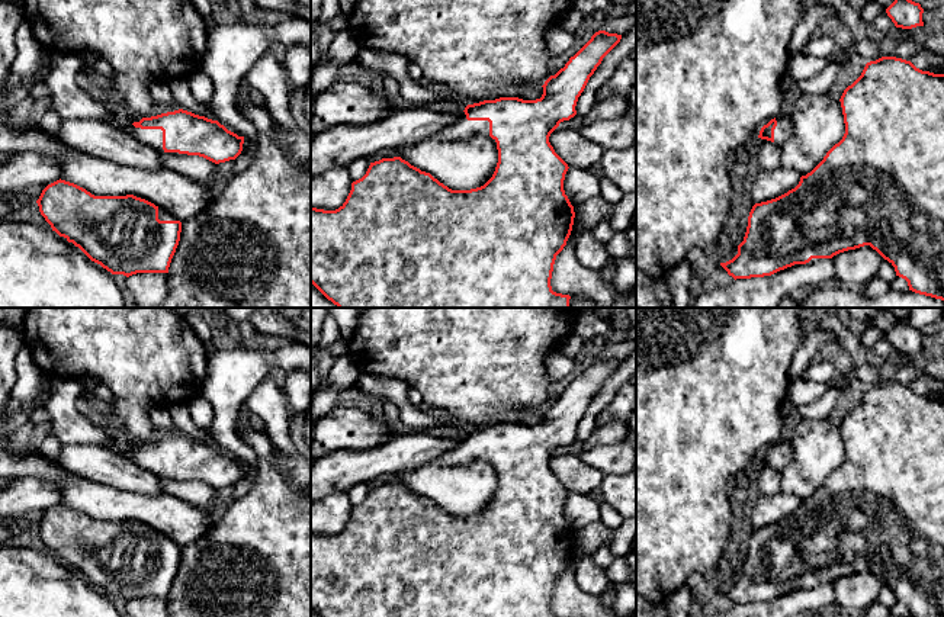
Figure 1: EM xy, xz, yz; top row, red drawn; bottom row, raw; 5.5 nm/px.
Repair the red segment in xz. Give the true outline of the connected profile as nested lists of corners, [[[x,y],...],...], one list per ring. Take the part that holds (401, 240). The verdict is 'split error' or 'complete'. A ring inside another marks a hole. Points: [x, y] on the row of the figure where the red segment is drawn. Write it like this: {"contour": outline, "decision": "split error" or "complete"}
{"contour": [[[595,32],[545,81],[540,99],[500,97],[468,105],[453,125],[434,134],[453,141],[485,134],[497,142],[498,163],[484,186],[452,190],[401,157],[382,158],[351,183],[338,209],[311,208],[311,283],[338,308],[569,308],[571,296],[553,292],[550,279],[556,256],[571,235],[575,212],[563,190],[569,167],[555,152],[549,136],[561,122],[577,115],[578,97],[590,77],[620,39],[617,33]]], "decision": "split error"}

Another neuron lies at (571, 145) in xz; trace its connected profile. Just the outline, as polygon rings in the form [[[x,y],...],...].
[[[556,128],[549,142],[555,152],[568,164],[575,168],[590,168],[598,164],[604,154],[604,148],[585,138],[579,131],[572,128]]]

